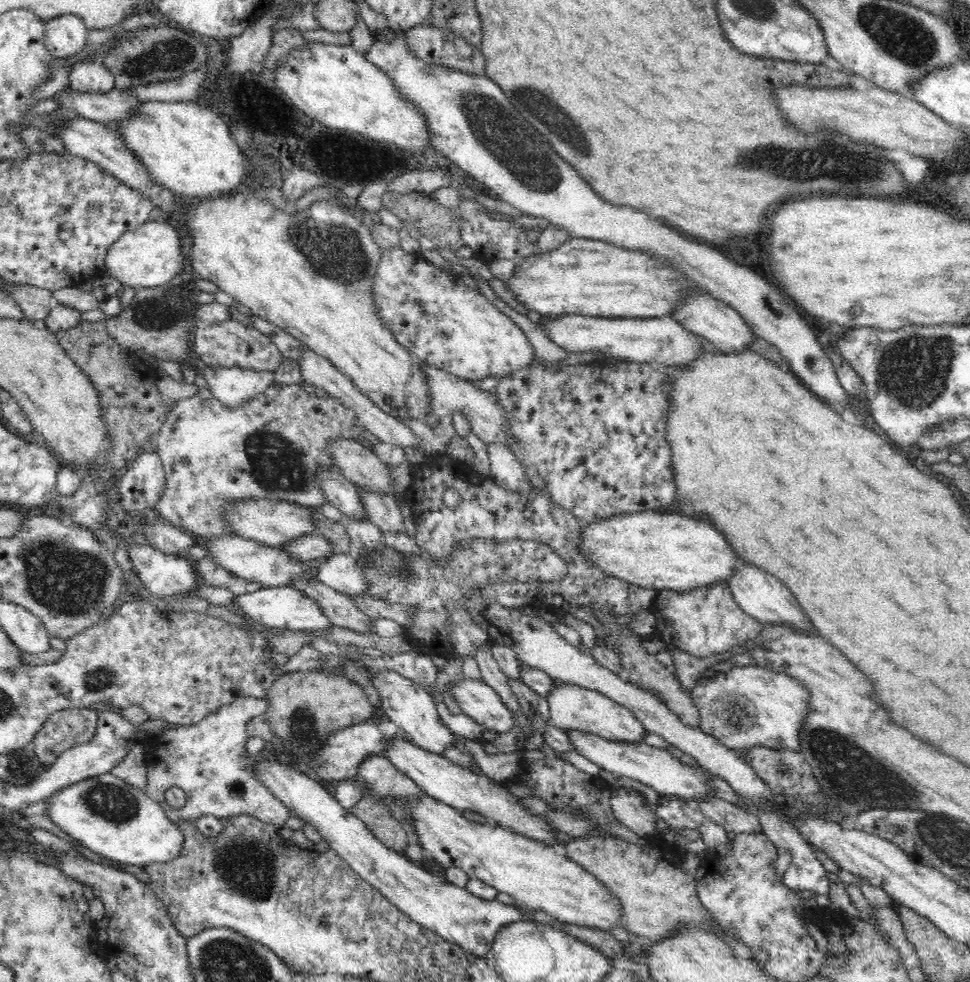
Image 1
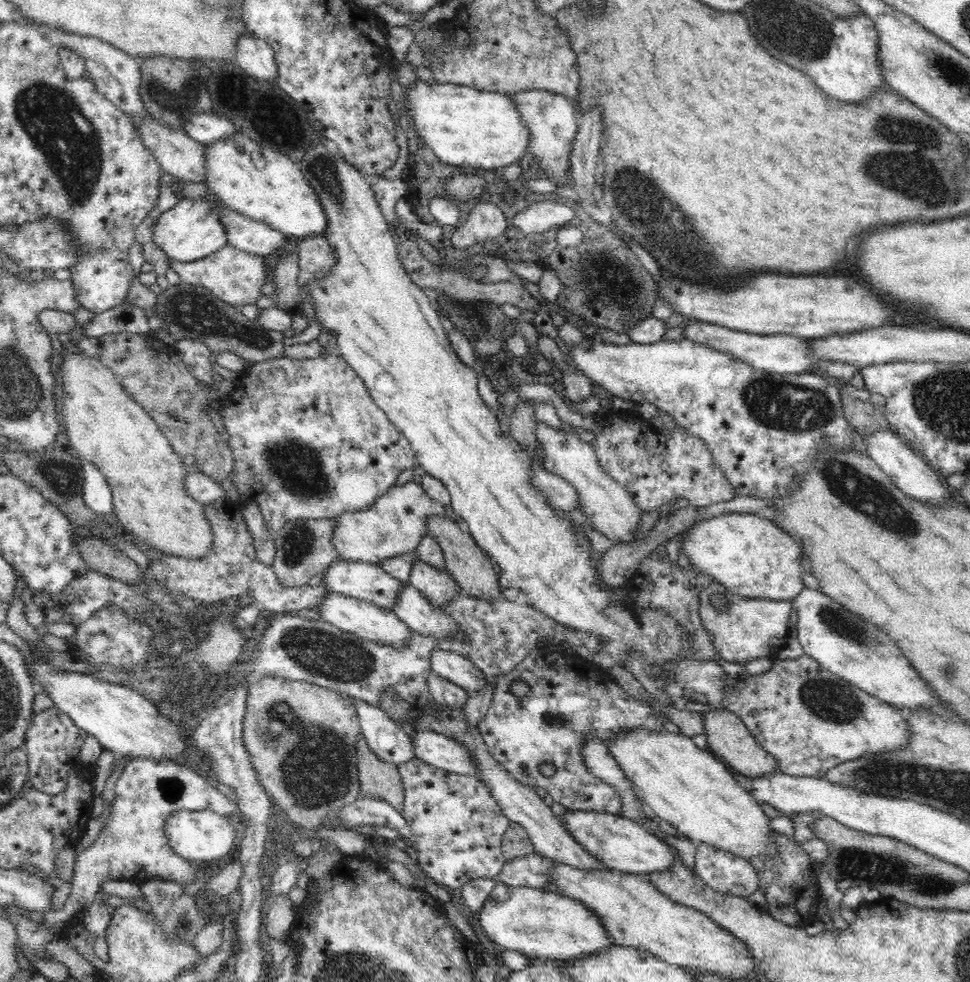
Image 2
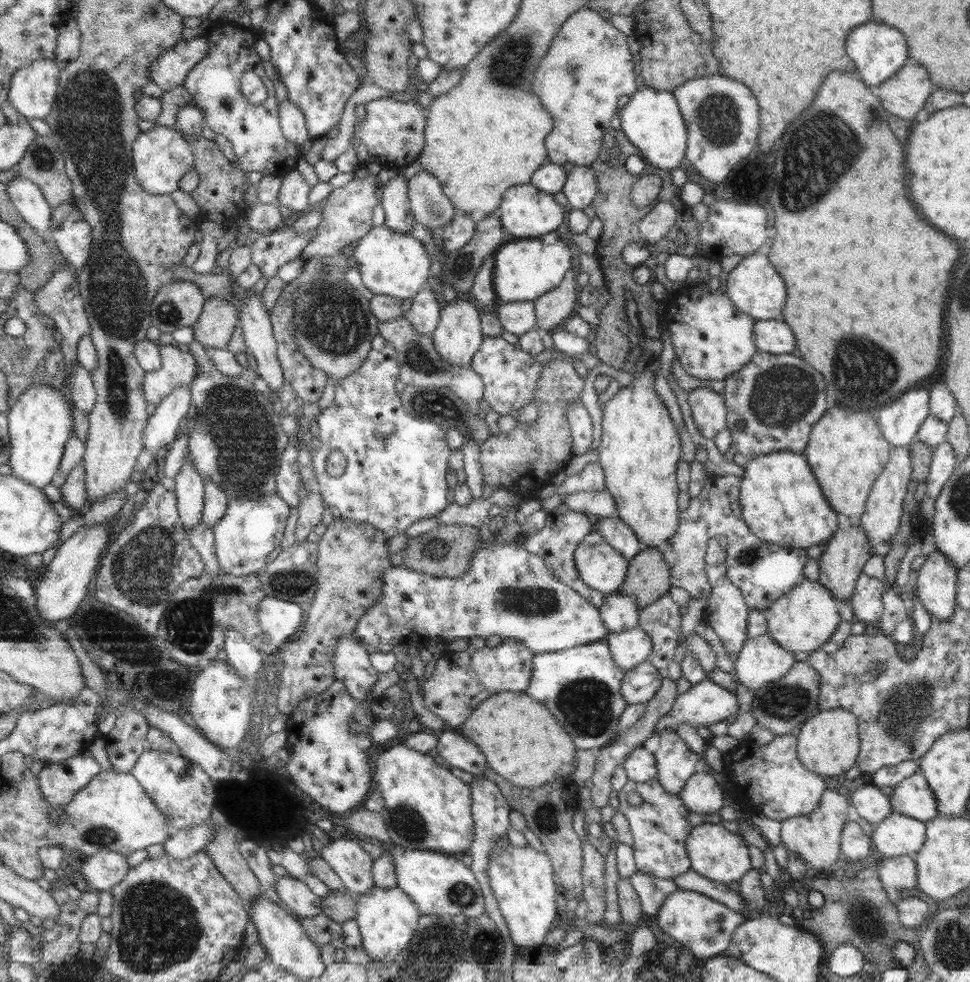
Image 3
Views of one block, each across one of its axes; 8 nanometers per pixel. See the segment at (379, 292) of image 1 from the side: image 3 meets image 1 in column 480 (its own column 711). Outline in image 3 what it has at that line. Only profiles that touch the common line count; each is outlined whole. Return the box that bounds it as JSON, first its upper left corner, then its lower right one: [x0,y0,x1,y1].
[666,284,758,381]

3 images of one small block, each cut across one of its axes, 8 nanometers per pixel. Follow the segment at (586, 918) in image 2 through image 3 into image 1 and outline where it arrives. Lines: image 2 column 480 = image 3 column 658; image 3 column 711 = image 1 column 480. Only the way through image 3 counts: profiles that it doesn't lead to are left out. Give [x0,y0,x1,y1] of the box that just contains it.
[252,758,533,958]

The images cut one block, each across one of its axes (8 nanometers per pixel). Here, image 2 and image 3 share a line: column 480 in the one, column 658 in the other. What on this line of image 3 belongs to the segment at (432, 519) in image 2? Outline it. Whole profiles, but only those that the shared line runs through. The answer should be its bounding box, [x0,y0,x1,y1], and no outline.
[618,547,671,609]

